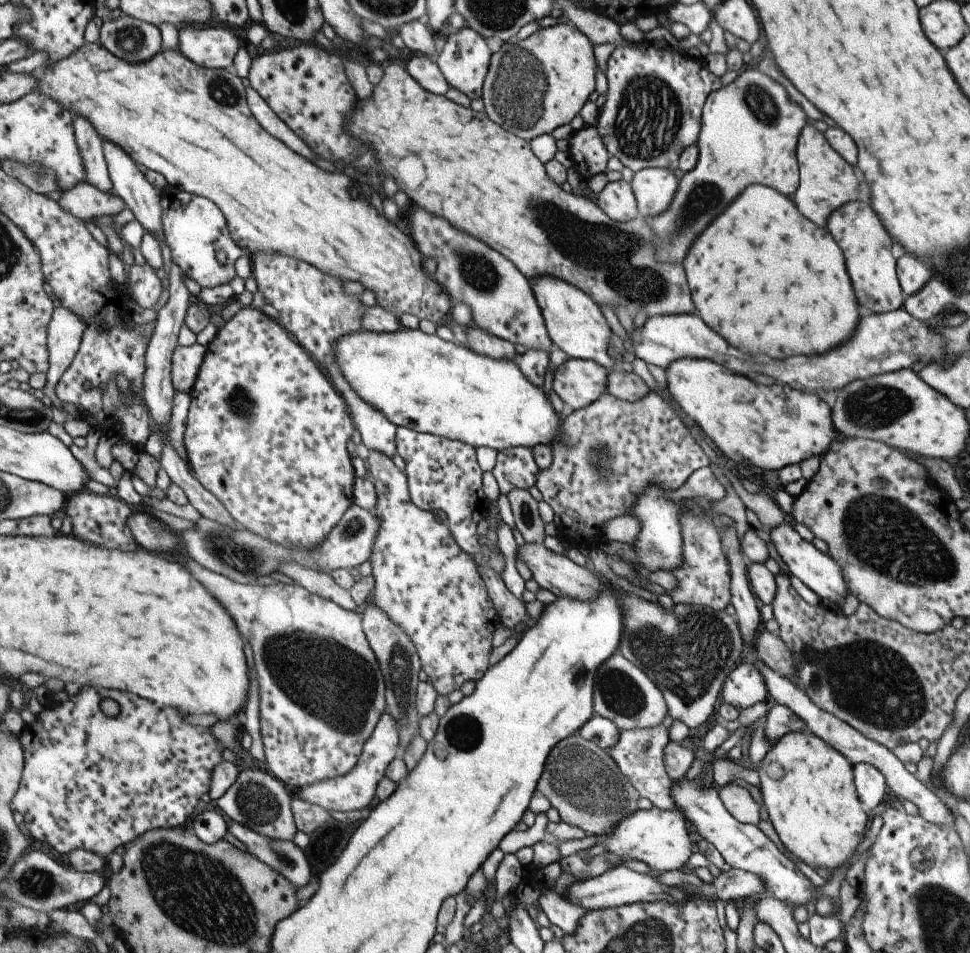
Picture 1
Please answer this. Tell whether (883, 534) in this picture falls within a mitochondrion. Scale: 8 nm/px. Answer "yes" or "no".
yes

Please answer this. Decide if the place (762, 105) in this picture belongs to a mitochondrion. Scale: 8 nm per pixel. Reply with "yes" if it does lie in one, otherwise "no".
yes

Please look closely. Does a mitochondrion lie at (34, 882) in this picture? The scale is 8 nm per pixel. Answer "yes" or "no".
yes

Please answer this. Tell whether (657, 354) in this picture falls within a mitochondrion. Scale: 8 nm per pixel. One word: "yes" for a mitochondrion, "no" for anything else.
no

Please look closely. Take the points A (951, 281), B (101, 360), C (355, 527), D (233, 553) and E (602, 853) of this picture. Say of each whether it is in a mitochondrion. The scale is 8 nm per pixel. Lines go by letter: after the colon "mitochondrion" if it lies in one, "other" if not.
A: other
B: other
C: mitochondrion
D: mitochondrion
E: other

